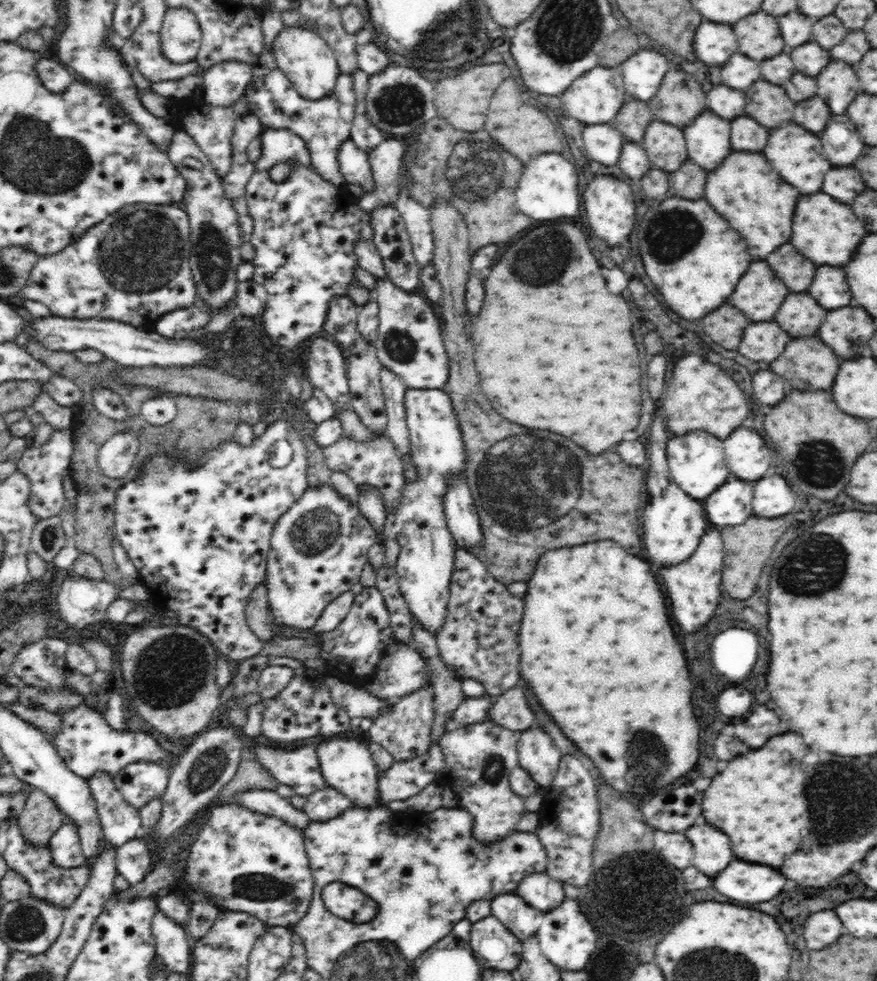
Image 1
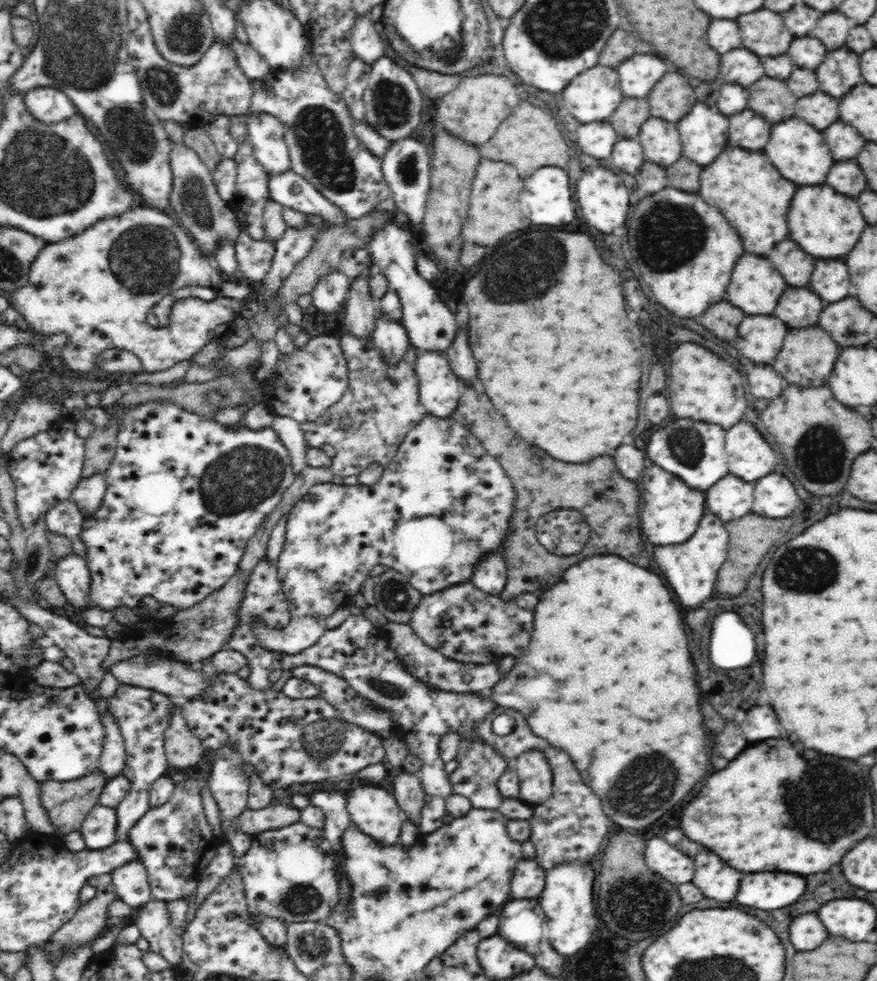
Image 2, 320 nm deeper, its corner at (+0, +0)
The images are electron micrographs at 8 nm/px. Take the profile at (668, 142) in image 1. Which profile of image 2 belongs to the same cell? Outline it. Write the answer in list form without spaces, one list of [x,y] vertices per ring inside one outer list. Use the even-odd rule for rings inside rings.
[[[650,118],[640,128],[640,144],[644,148],[644,158],[660,166],[670,166],[680,158],[682,142],[674,122]]]

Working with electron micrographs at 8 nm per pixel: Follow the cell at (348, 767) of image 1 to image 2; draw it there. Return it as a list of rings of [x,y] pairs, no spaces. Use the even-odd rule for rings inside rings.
[[[358,786],[348,794],[348,804],[346,804],[351,820],[357,827],[364,831],[364,834],[371,835],[382,843],[399,842],[400,830],[402,830],[402,820],[405,815],[397,805],[395,795],[390,794],[384,788],[378,786]]]

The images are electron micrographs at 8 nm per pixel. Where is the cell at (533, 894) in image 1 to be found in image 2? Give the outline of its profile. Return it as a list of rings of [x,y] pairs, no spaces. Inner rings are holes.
[[[522,858],[511,875],[511,899],[536,899],[544,887],[545,869],[534,858]]]

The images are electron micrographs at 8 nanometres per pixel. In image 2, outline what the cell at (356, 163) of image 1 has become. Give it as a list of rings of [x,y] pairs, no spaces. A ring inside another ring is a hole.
[[[388,224],[384,230],[379,230],[378,226],[370,237],[372,237],[370,252],[374,258],[371,262],[380,266],[382,275],[388,281],[388,290],[396,292],[400,297],[402,309],[400,322],[407,330],[409,343],[414,348],[439,349],[445,353],[458,334],[456,315],[440,300],[436,290],[430,286],[430,281],[424,278],[416,268],[416,262],[414,262],[416,244],[412,242],[410,232],[404,232],[396,224]]]

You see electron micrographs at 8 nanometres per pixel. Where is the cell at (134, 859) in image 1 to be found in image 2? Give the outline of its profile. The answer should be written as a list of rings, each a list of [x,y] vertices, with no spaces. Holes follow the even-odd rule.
[[[139,860],[116,867],[110,875],[117,898],[131,908],[143,907],[152,900],[148,873]]]

